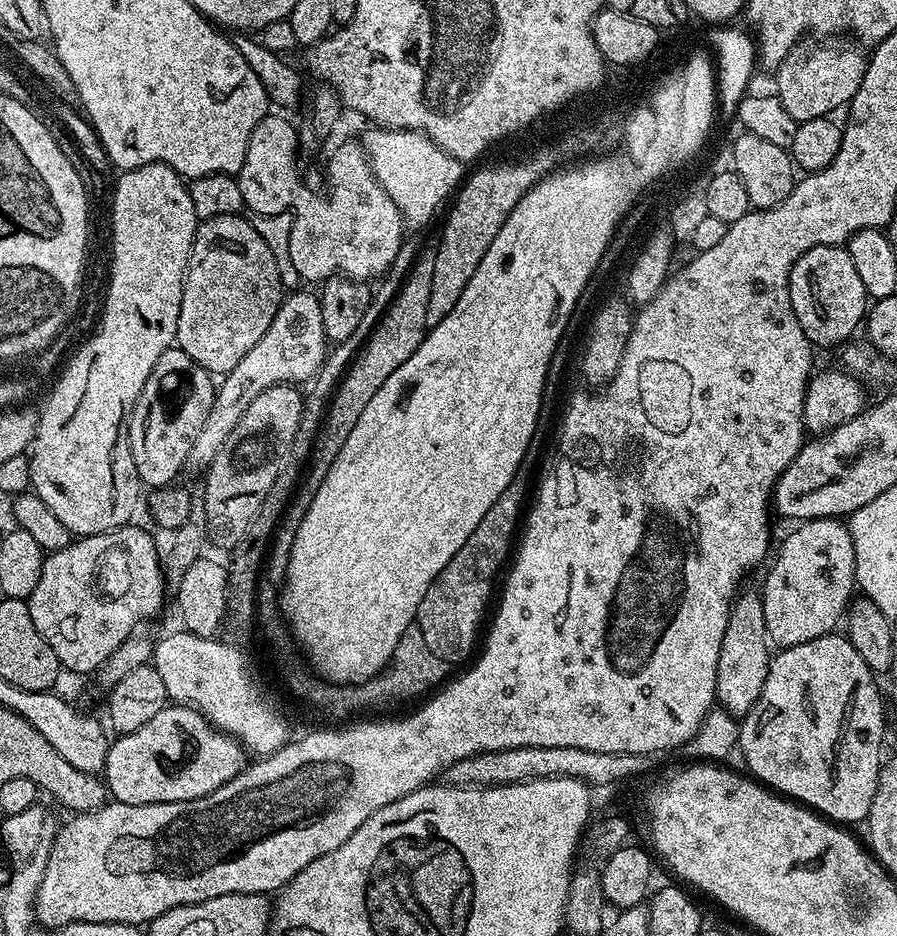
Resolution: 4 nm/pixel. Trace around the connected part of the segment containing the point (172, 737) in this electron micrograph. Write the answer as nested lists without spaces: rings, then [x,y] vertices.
[[[172,702],[158,710],[146,726],[117,735],[109,743],[102,776],[111,799],[118,804],[186,802],[218,790],[243,772],[244,756],[240,741],[215,728],[196,708]]]

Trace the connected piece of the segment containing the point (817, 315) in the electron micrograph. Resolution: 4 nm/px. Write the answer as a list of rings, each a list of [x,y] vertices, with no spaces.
[[[823,244],[806,250],[806,254],[802,254],[790,270],[788,289],[798,326],[802,326],[806,338],[817,349],[848,342],[843,340],[850,339],[859,324],[861,327],[870,307],[868,291],[862,278],[858,278],[858,270],[854,270],[847,247],[835,244]]]

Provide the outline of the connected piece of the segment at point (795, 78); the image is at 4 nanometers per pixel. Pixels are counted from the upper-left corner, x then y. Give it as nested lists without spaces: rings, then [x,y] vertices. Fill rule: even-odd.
[[[816,48],[808,57],[793,55],[775,69],[776,89],[774,95],[785,107],[790,118],[797,122],[810,118],[831,117],[832,112],[851,104],[854,94],[862,86],[865,53],[856,48]]]

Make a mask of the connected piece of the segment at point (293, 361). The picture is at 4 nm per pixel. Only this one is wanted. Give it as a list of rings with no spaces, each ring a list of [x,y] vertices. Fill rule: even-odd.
[[[296,292],[293,296],[285,295],[281,299],[278,314],[274,314],[274,322],[270,322],[266,334],[258,338],[257,344],[238,361],[238,366],[234,366],[234,370],[223,373],[221,380],[224,381],[219,381],[216,397],[210,406],[210,414],[206,414],[206,423],[202,426],[198,438],[194,438],[194,444],[186,456],[183,475],[199,477],[207,473],[218,450],[222,450],[226,438],[230,438],[230,430],[234,430],[242,414],[246,414],[250,402],[254,402],[254,398],[258,398],[262,390],[278,387],[287,379],[313,379],[324,364],[325,355],[324,322],[319,299],[308,292]]]

